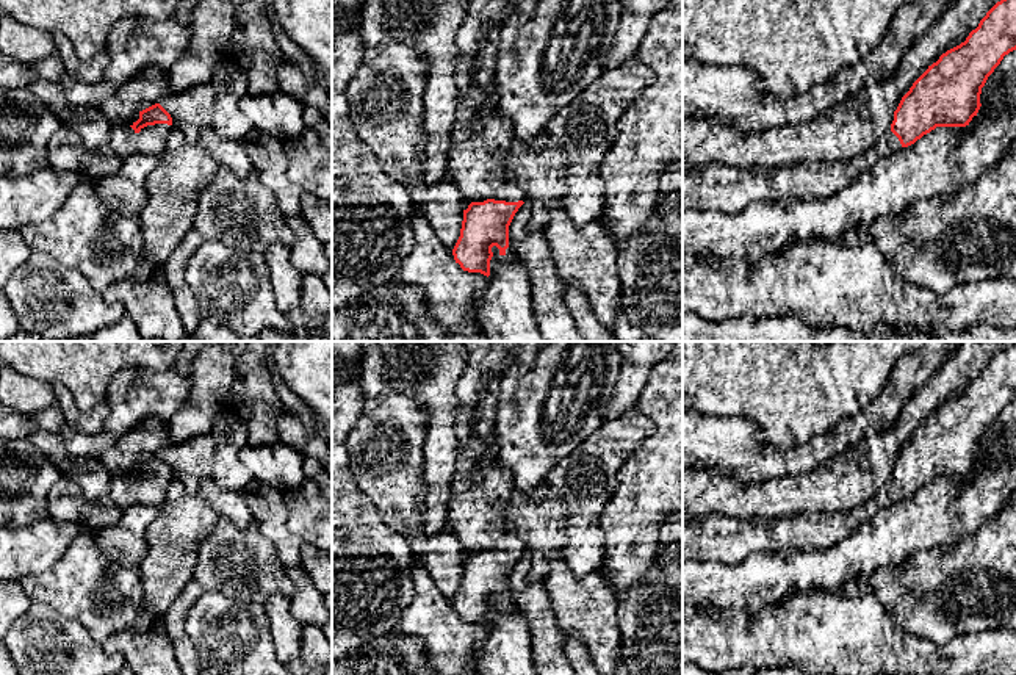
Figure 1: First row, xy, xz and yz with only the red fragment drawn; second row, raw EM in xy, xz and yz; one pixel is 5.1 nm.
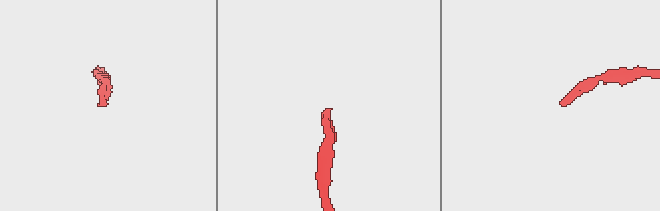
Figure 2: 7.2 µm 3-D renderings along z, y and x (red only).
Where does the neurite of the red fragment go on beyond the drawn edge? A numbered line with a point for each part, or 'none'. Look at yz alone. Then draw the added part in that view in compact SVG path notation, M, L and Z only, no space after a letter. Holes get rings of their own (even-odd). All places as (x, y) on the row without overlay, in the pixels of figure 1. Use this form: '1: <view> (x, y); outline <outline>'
1: yz (720, 539); outline M888 482L872 498L841 512L803 512L778 520L736 520L733 517L711 514L701 522L683 523L683 561L736 565L753 553L776 553L791 548L830 548L858 525L870 520L880 509L900 500L902 495L899 489L892 482Z

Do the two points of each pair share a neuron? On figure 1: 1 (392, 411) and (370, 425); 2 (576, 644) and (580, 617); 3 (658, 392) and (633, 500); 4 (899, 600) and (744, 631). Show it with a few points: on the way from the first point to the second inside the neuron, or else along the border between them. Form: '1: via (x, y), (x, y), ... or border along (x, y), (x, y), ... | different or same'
1: via (387, 415), (374, 425) | same
2: border along (567, 635), (576, 635), (592, 658) | different
3: via (664, 418), (664, 469), (659, 473) | same
4: border along (872, 594), (891, 617), (907, 630) | different

